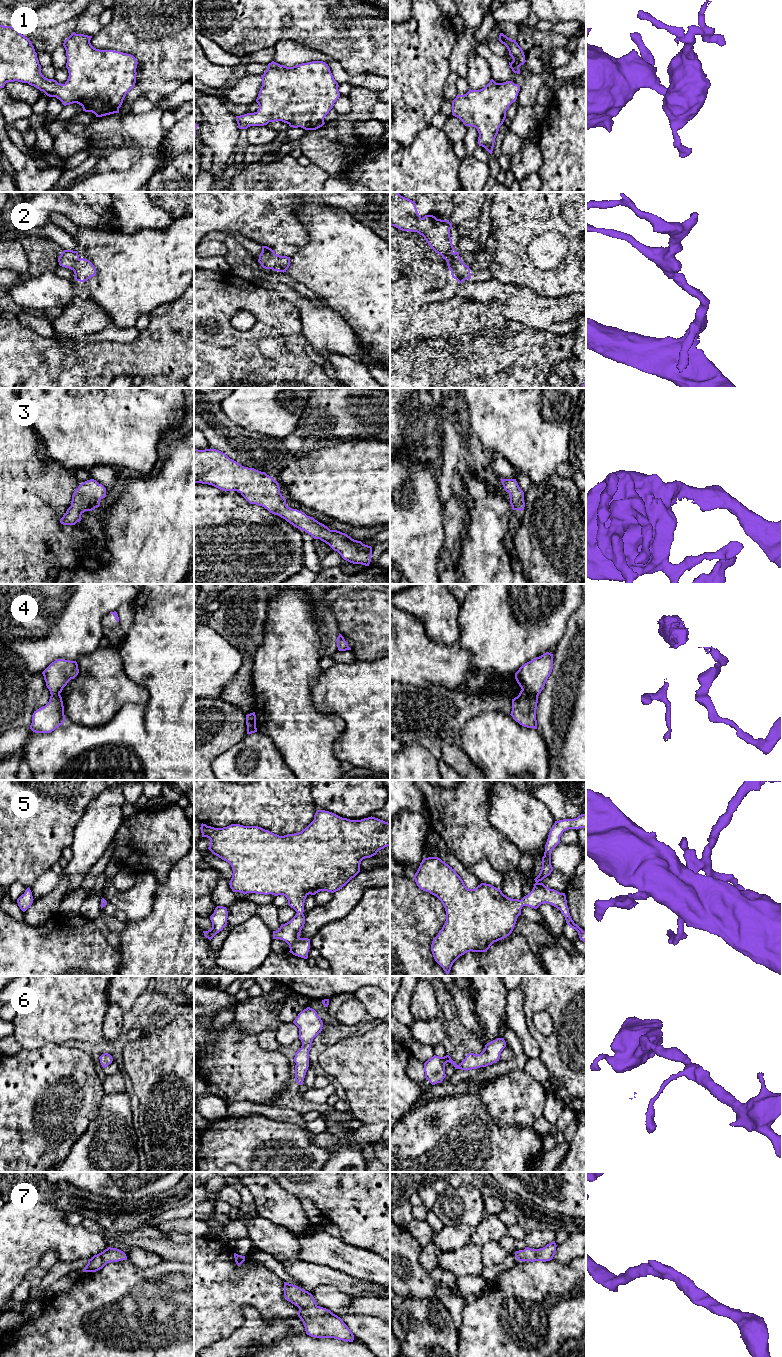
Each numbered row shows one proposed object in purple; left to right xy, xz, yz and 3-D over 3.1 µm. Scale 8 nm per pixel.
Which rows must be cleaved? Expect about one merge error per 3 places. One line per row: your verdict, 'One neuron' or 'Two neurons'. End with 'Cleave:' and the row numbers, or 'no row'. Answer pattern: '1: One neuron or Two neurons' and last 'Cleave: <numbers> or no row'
1: One neuron
2: One neuron
3: One neuron
4: Two neurons
5: One neuron
6: One neuron
7: One neuron
Cleave: 4

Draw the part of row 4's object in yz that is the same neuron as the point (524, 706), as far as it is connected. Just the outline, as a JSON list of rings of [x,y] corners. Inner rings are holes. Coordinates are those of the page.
[[[521,690],[519,695],[512,699],[511,716],[520,725],[537,729],[536,709],[538,696]]]

